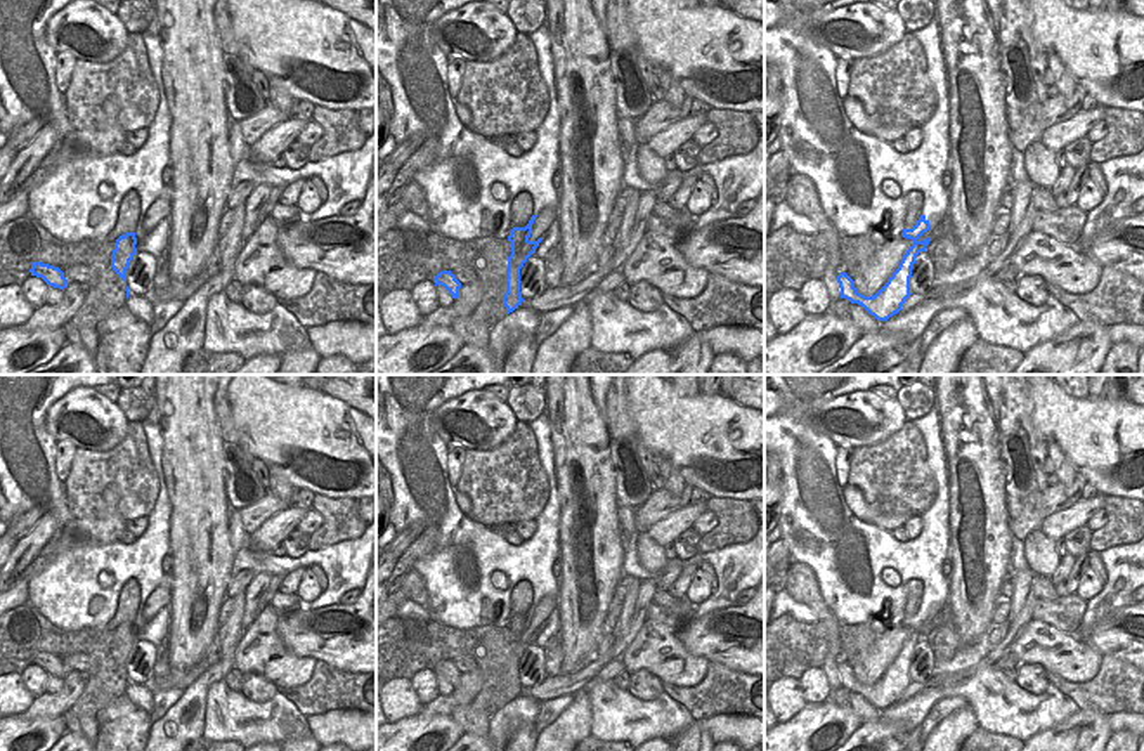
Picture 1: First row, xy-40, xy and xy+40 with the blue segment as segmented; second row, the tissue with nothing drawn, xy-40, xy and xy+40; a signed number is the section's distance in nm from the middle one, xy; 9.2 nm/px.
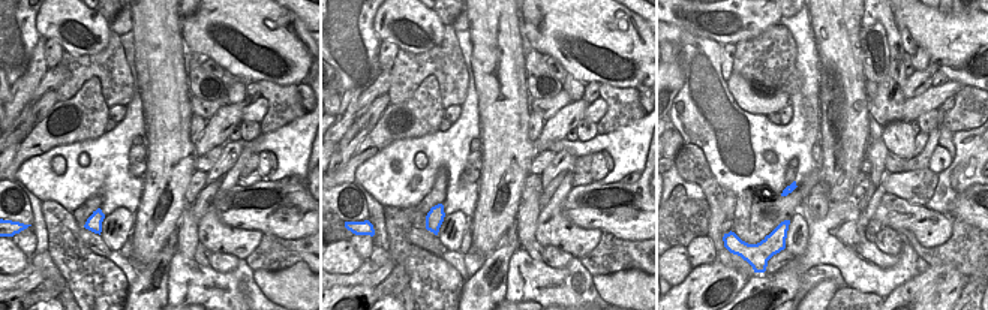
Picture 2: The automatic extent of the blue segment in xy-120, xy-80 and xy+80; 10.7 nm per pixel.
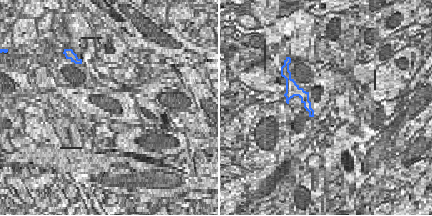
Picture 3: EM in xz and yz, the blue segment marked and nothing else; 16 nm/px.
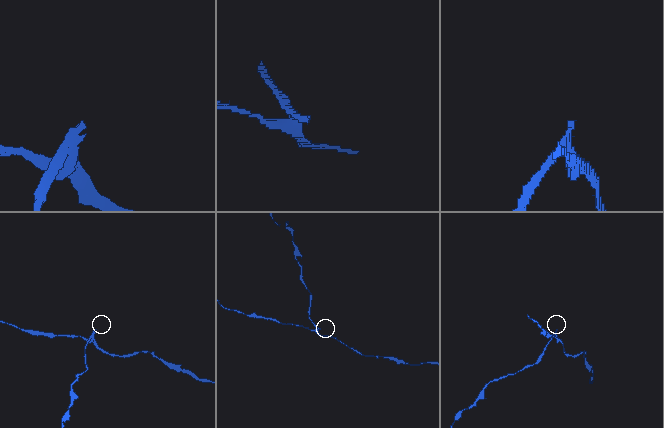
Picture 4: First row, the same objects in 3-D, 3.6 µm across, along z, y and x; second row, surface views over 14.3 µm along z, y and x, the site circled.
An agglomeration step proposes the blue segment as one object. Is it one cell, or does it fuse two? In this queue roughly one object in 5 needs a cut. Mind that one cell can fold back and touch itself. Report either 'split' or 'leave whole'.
split

